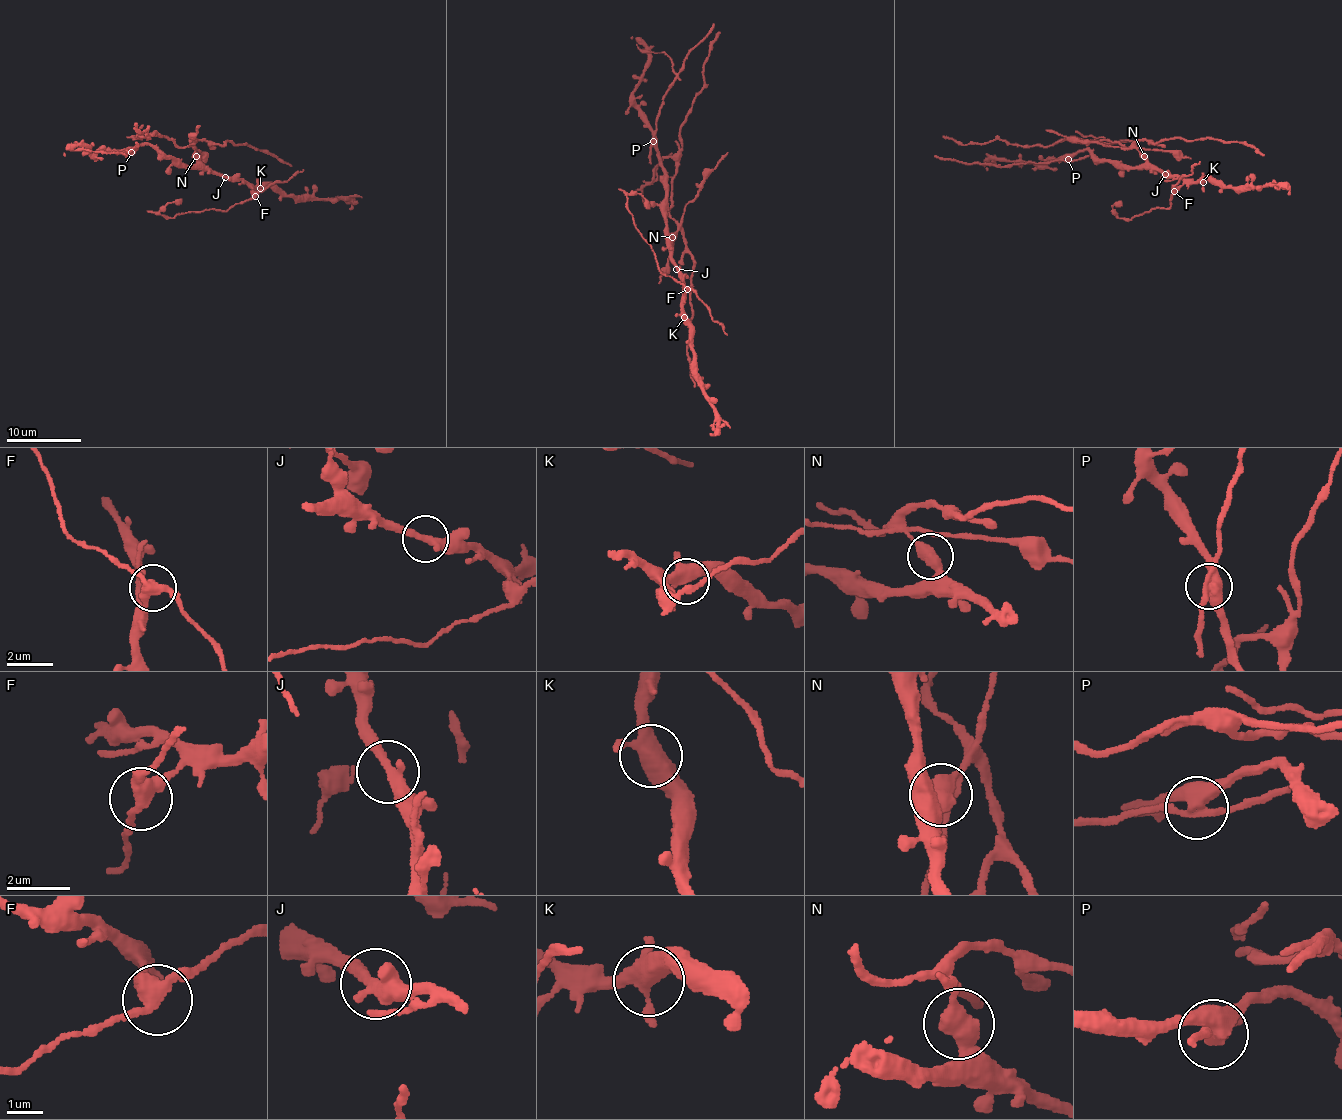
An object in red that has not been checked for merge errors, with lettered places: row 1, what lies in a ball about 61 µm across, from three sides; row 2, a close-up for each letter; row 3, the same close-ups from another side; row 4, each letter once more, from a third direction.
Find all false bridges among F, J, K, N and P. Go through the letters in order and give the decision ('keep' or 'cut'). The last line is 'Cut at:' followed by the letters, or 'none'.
F: cut
J: keep
K: keep
N: cut
P: cut
Cut at: F, N, P

